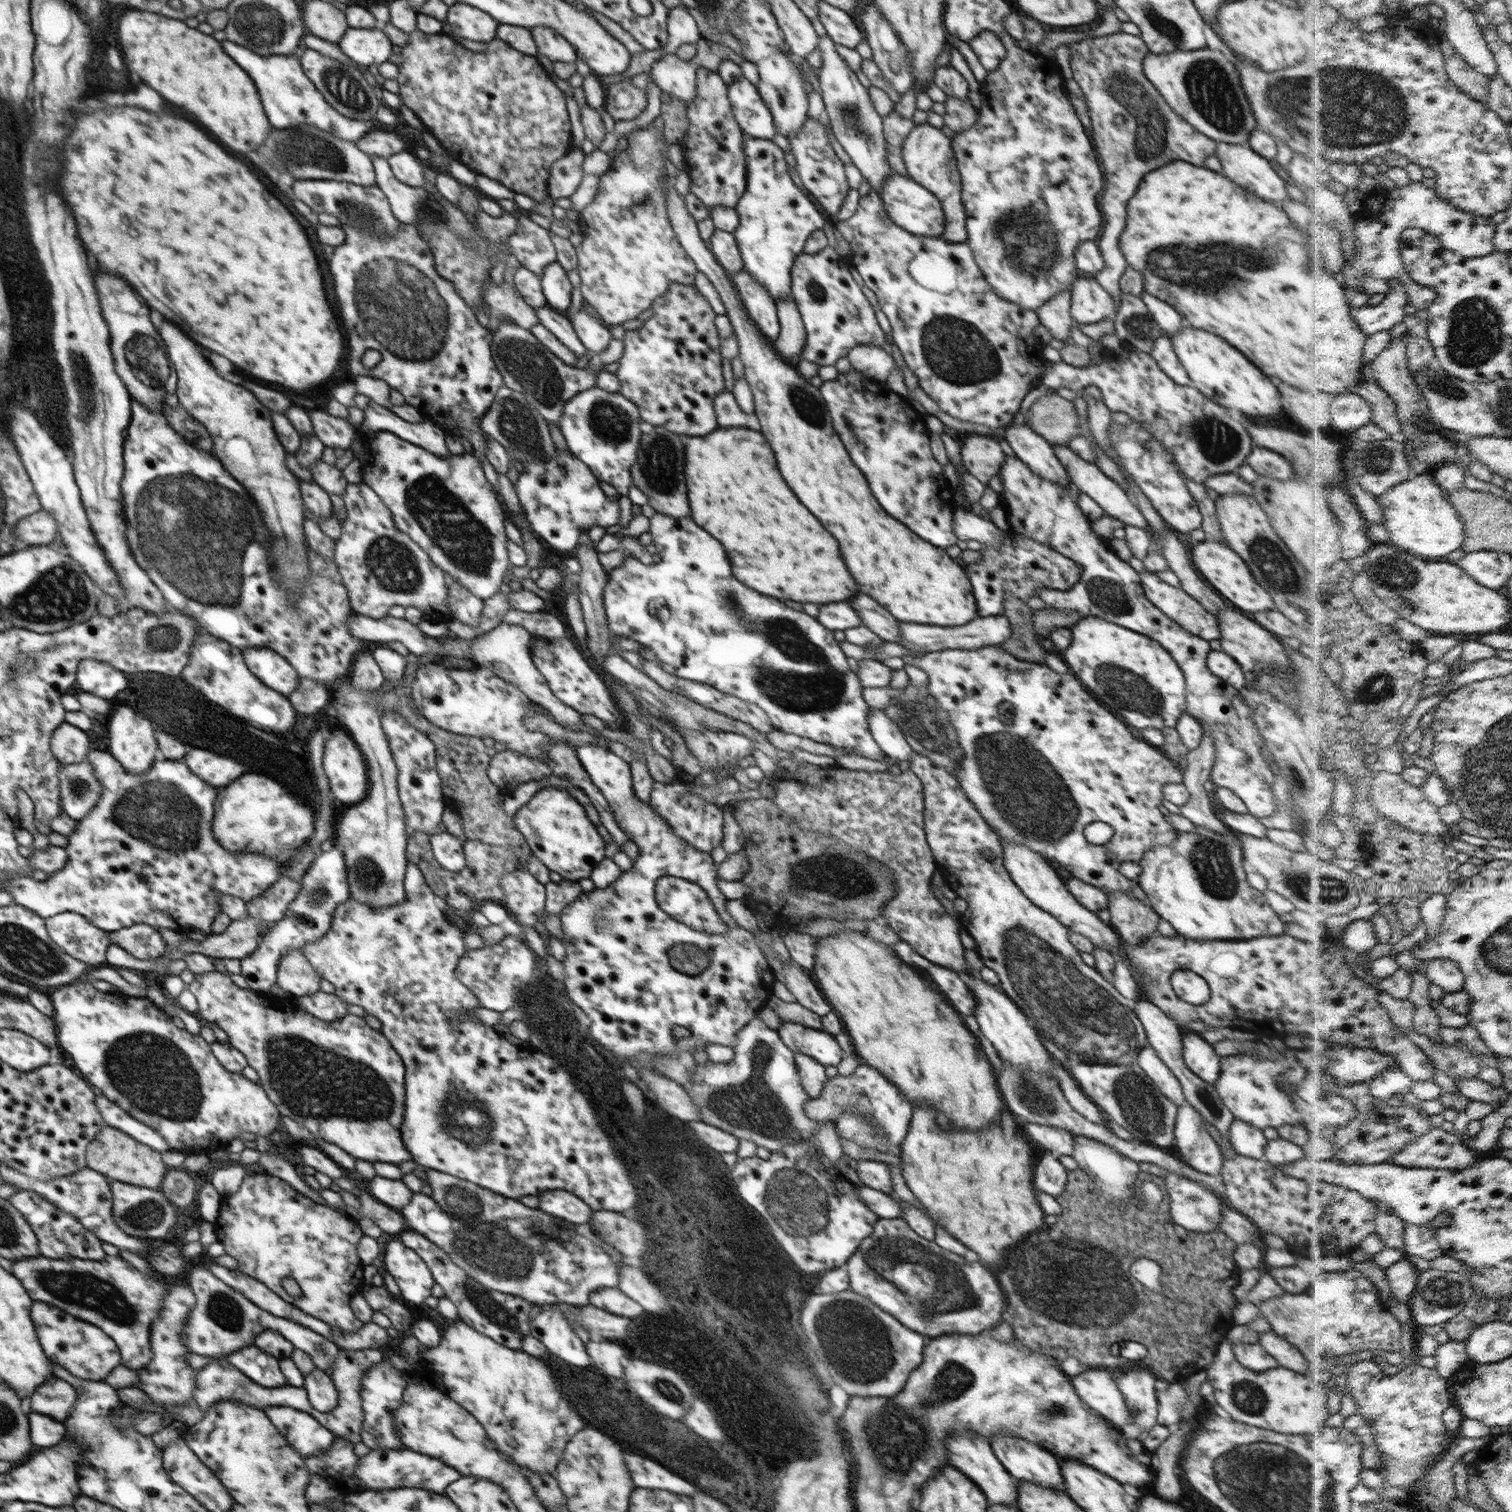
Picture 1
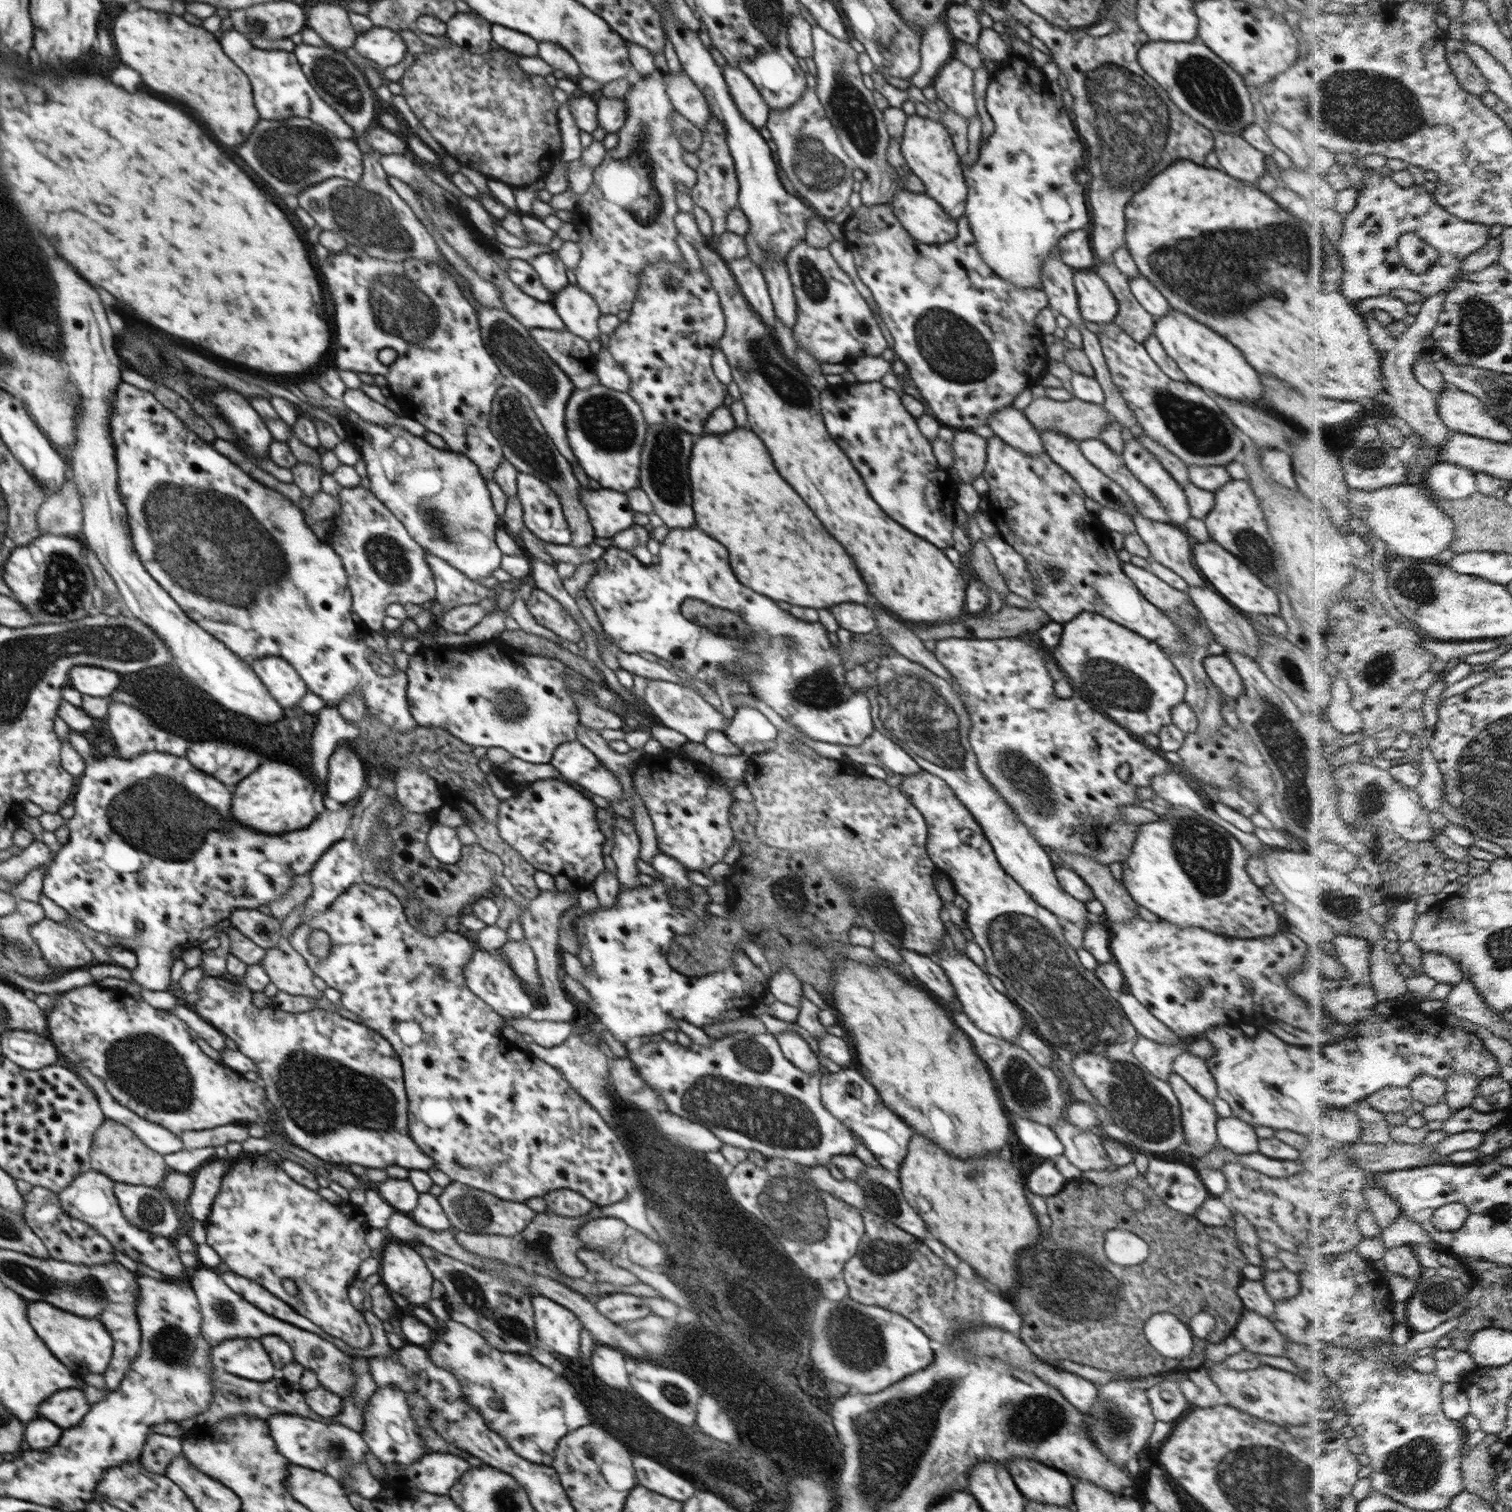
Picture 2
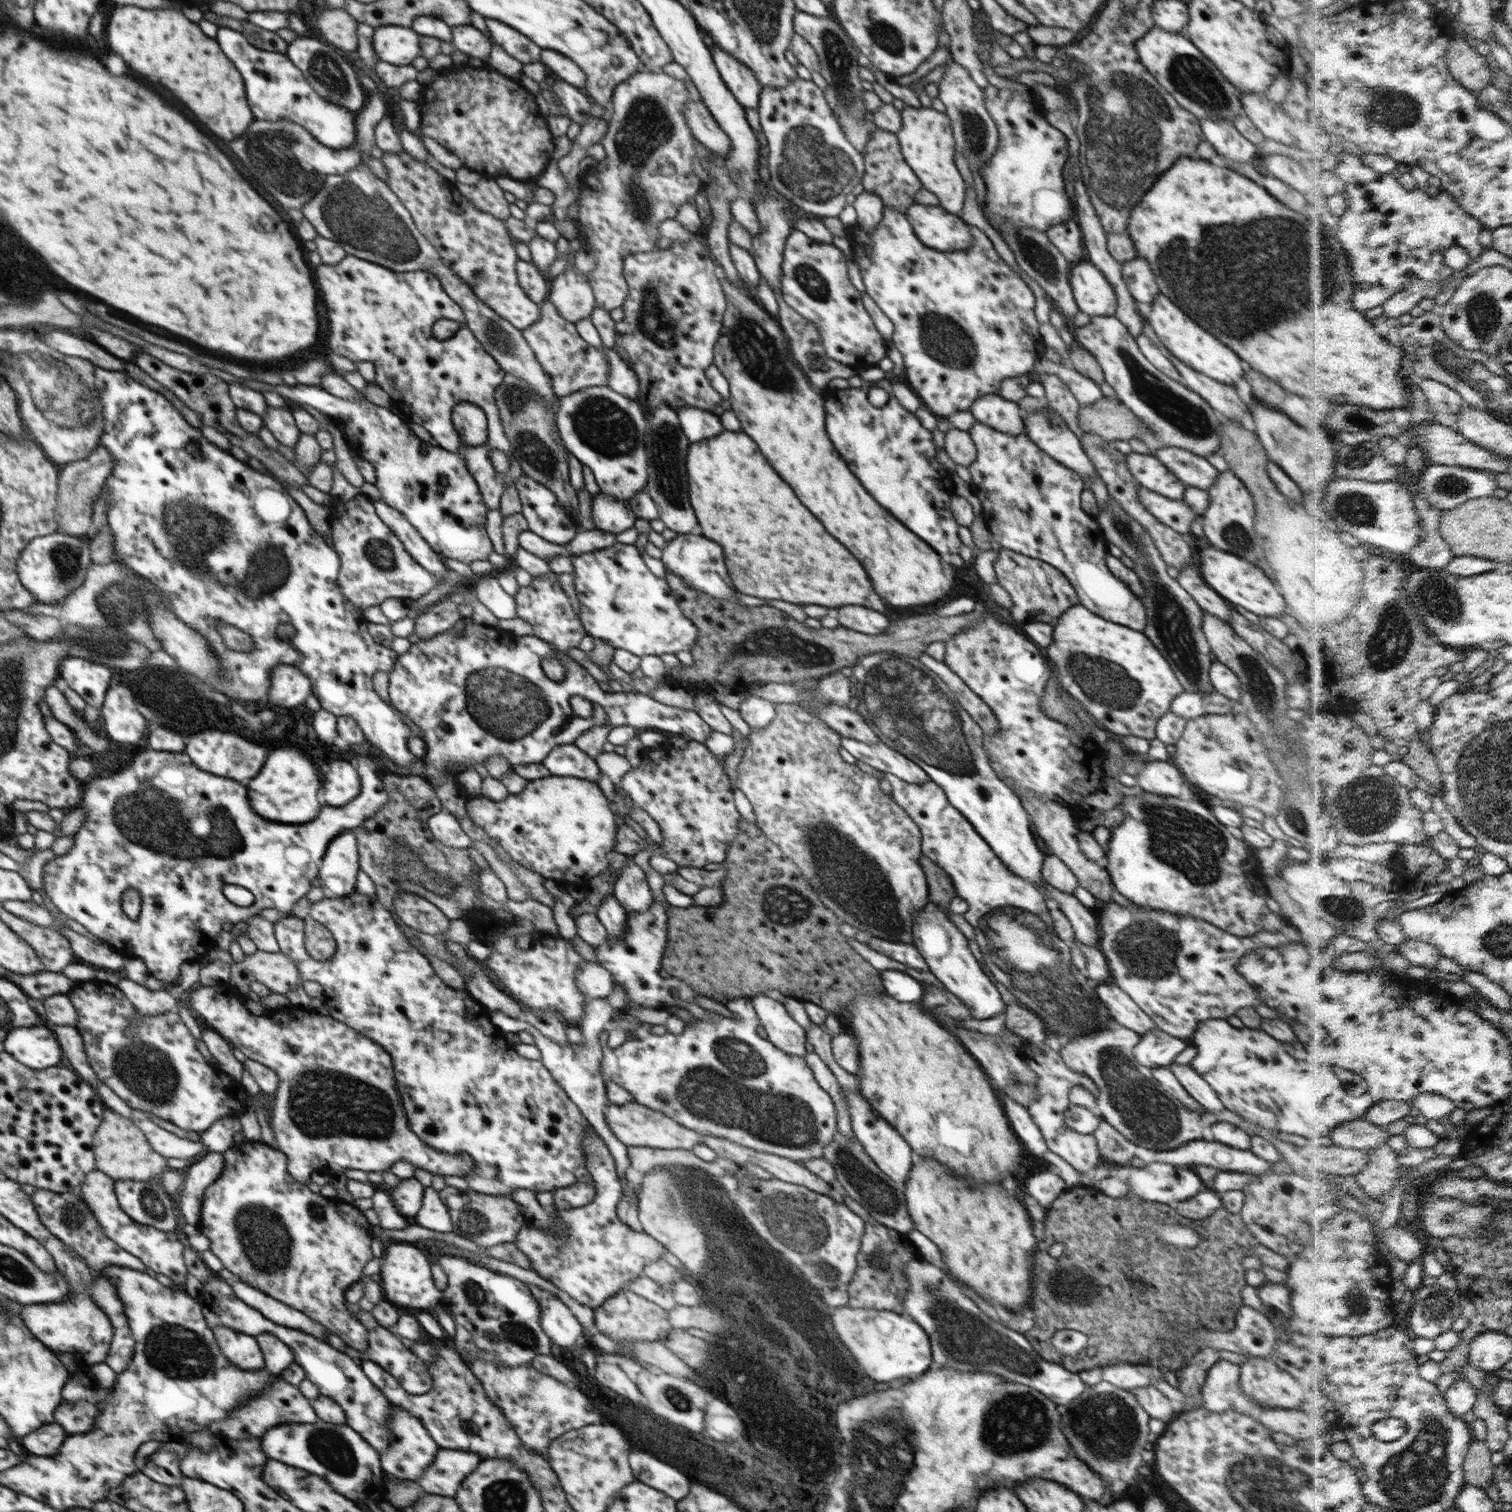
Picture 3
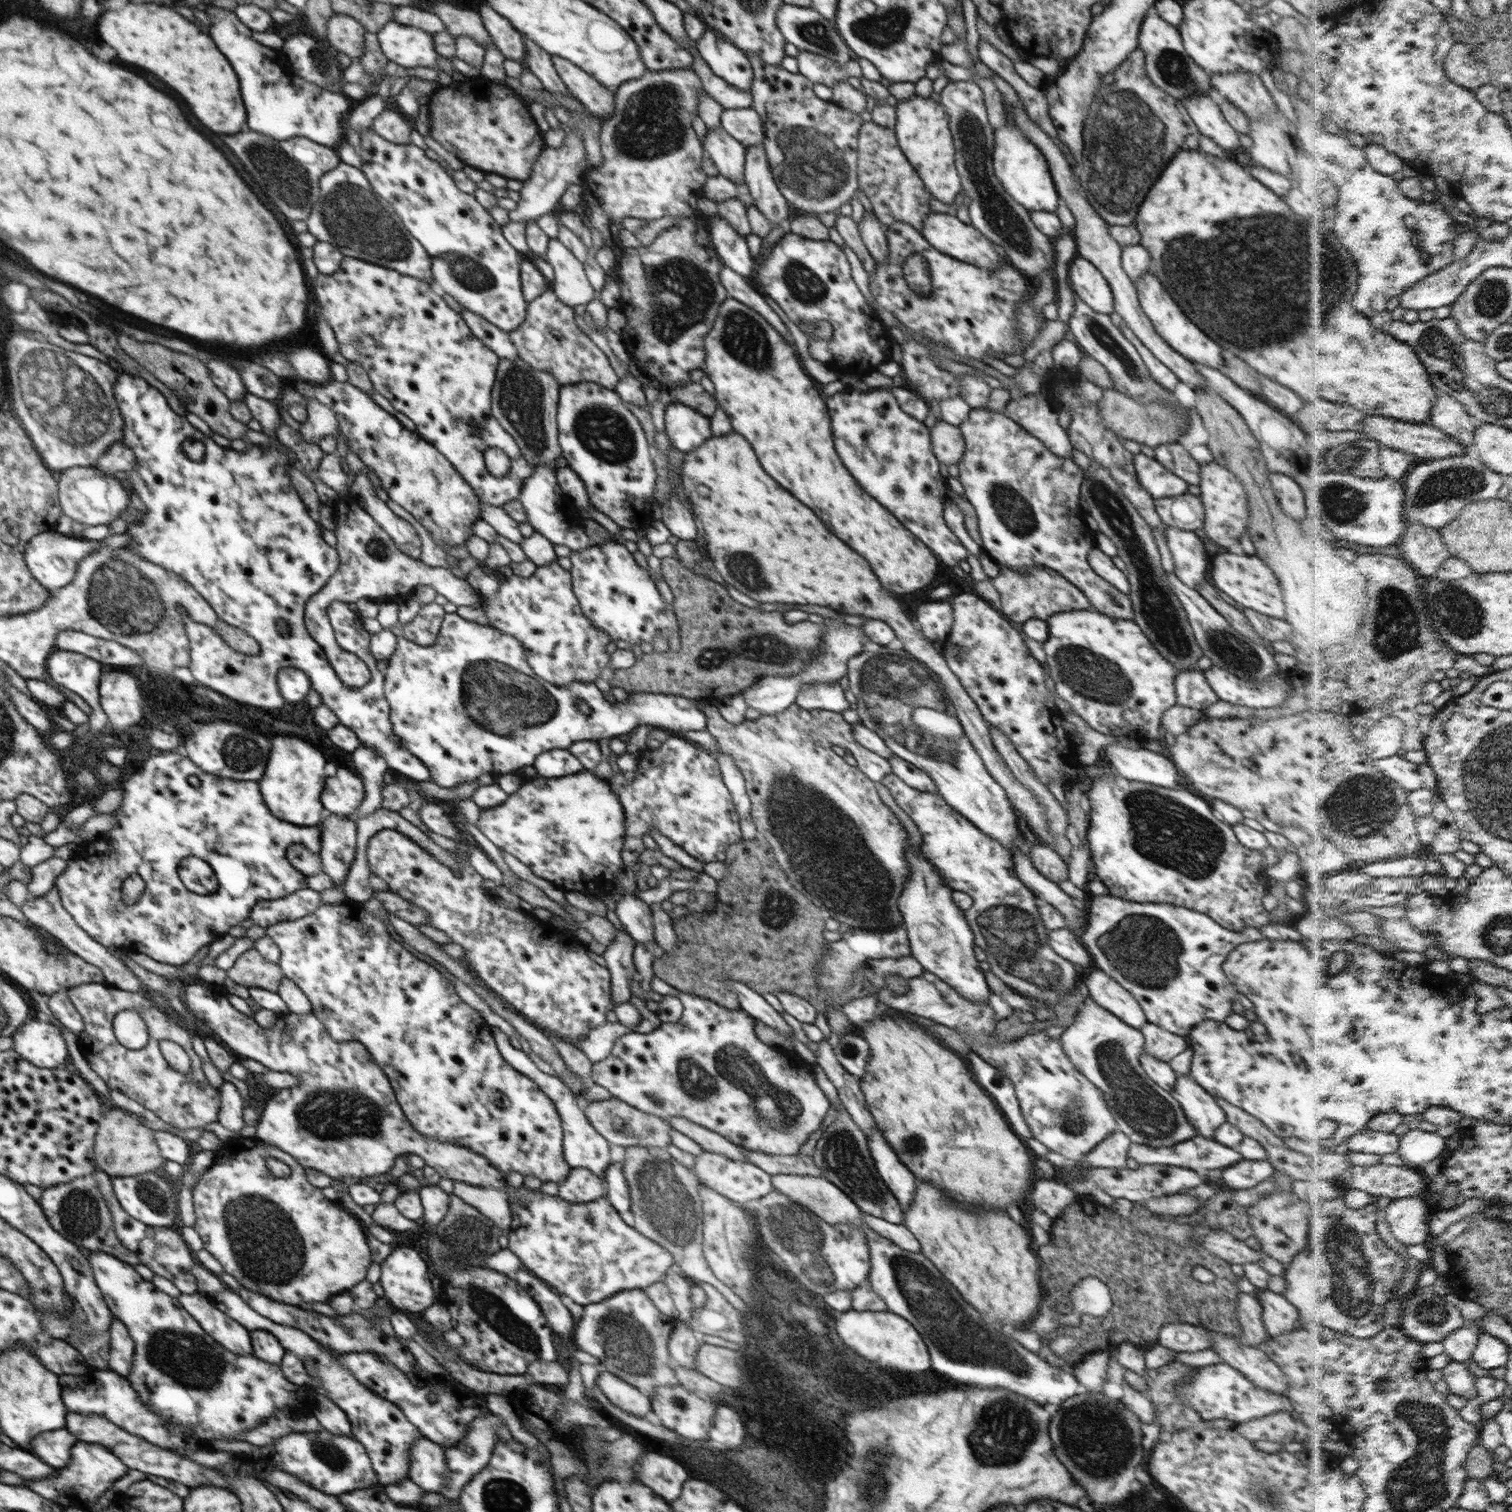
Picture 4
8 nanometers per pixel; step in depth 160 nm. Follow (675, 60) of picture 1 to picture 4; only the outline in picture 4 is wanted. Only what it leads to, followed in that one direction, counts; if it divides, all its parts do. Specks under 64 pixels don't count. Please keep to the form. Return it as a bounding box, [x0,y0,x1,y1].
[699,125,746,183]

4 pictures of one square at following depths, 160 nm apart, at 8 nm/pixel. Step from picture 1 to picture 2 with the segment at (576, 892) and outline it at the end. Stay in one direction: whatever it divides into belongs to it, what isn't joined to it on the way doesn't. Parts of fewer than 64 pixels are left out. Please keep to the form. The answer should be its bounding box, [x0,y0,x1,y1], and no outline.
[518,889,578,1022]

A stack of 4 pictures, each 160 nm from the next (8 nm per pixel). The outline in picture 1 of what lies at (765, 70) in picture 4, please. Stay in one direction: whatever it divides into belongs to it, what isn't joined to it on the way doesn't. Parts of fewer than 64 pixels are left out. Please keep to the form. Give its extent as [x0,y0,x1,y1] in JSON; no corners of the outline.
[786,116,849,218]

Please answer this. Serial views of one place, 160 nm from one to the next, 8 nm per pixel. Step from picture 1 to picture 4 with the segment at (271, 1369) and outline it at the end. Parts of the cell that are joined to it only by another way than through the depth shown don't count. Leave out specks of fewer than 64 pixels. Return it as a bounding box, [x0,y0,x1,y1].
[179,1292,252,1354]

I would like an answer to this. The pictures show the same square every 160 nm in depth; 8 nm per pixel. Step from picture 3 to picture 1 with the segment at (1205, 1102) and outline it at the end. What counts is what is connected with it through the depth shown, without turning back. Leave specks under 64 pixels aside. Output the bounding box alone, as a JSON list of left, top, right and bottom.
[1182,1031,1220,1084]

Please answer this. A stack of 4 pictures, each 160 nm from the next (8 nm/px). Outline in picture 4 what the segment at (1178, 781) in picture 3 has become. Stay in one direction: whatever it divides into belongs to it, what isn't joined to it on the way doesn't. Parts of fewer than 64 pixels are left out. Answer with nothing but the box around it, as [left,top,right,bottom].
[1102,743,1180,788]

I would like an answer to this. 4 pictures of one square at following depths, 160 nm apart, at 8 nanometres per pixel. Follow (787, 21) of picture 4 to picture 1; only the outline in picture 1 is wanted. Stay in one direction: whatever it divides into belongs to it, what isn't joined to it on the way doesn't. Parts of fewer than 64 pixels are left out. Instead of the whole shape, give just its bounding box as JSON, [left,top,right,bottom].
[817,37,893,194]

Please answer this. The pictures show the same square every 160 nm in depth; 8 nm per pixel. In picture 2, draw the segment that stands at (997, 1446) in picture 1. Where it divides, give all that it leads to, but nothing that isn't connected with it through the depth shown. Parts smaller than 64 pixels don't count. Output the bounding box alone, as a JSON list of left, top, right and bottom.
[1008,1460,1074,1507]

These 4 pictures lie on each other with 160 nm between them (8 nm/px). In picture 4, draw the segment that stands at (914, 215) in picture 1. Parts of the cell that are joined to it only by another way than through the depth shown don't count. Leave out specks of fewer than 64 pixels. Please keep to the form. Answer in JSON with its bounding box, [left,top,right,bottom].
[921,213,1009,272]

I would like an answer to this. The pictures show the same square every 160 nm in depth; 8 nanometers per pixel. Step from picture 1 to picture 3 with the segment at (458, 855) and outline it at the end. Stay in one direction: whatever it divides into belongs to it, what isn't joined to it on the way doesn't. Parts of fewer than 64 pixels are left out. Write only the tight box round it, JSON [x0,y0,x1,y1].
[427,809,474,850]

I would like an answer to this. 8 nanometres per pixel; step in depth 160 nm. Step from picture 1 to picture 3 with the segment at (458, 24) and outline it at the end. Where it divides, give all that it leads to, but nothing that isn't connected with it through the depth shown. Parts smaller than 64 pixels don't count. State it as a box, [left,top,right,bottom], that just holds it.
[451,25,493,61]

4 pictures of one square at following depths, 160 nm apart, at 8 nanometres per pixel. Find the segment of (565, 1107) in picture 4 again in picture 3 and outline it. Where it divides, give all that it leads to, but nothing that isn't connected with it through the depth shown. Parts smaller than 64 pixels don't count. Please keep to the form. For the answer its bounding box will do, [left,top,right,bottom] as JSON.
[514,1131,668,1308]

